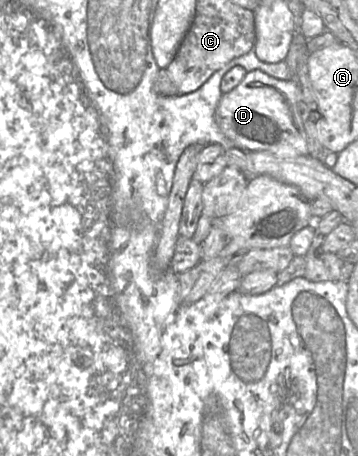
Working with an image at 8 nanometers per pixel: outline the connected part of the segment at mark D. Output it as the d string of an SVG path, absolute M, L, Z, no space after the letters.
M257 69L248 71L238 85L222 93L215 115L221 131L244 151L268 151L280 158L308 154L299 113L299 88L292 80L277 79Z

